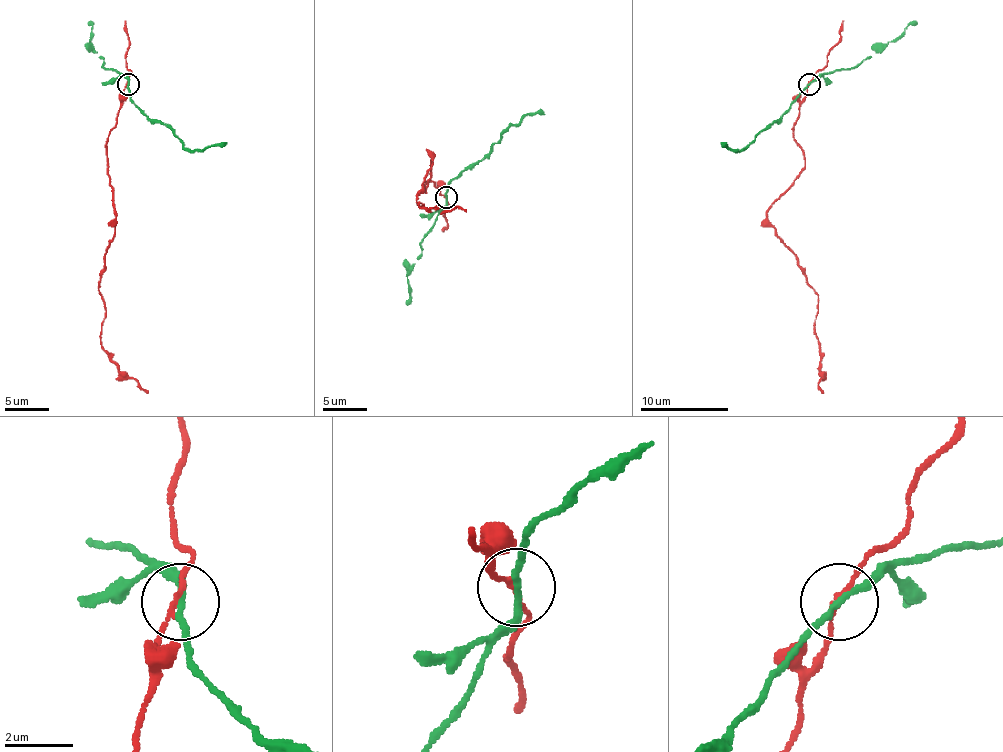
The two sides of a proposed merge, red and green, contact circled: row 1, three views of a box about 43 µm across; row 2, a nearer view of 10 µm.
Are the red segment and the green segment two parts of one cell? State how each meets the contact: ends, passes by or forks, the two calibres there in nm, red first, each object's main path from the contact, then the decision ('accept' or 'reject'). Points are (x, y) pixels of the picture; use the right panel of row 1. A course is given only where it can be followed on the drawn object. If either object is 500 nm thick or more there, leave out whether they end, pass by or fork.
red passes by; green passes by; 140 nm thick on the red side, 180 nm on the other; red runs (809, 83), (793, 136), (804, 169), (771, 205), (766, 220), (817, 296), (822, 375), (817, 386), (824, 393); green runs (809, 83), (780, 118), (744, 147), (731, 149), (727, 143); reject

